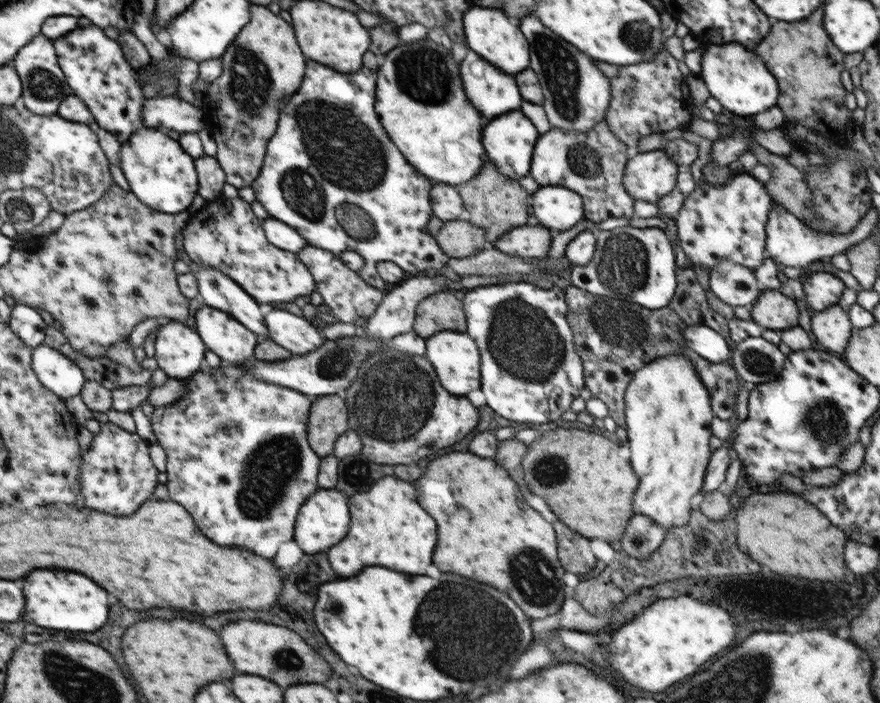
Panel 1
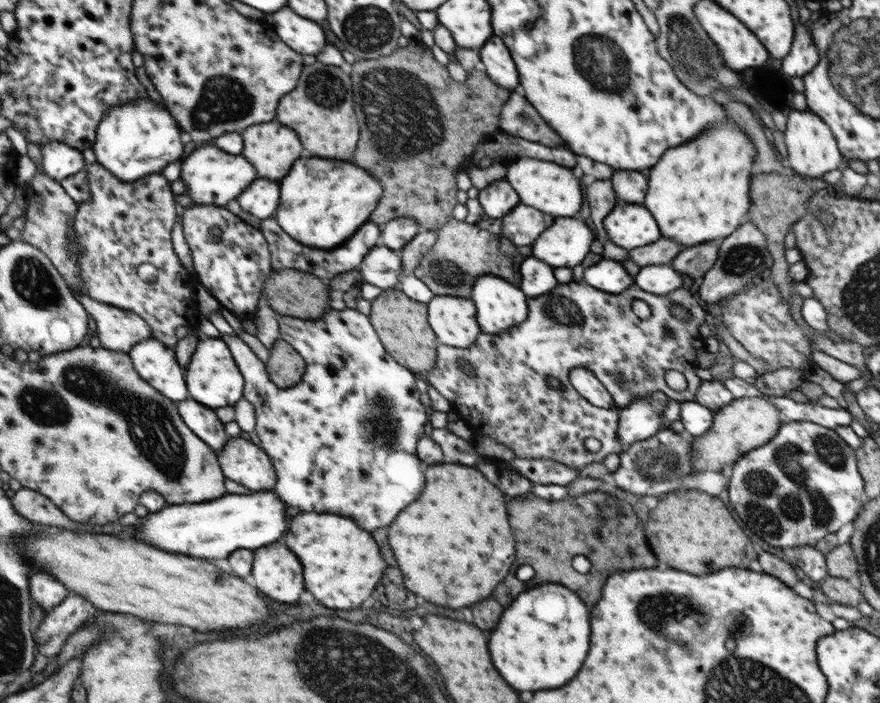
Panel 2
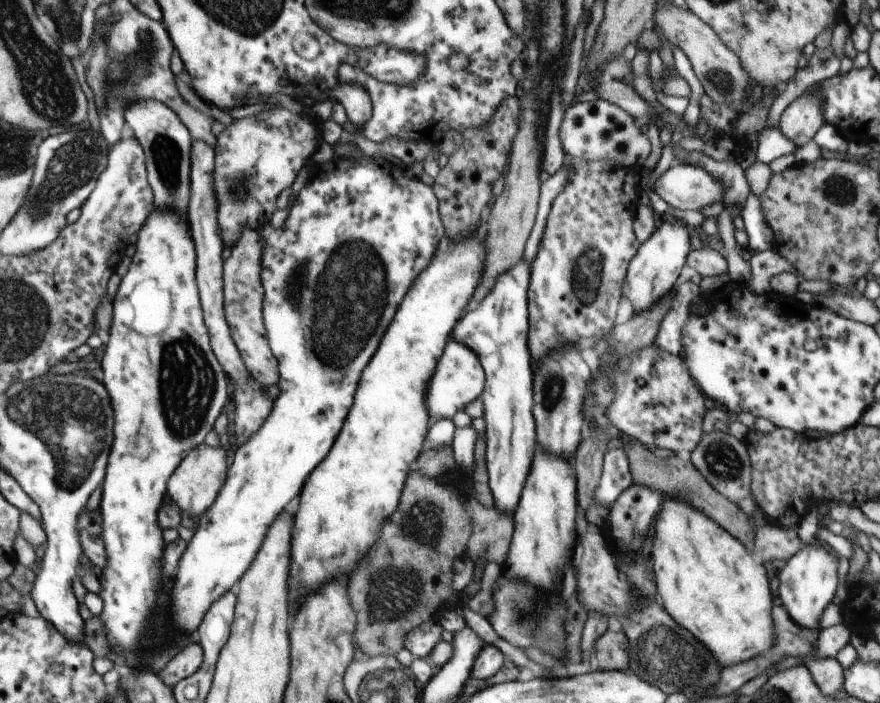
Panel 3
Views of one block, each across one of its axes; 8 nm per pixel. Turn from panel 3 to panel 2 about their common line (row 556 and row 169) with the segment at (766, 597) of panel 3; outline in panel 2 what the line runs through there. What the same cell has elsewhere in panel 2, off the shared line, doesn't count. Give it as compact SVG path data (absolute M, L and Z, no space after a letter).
M732 119L720 121L692 142L666 150L651 167L646 194L646 208L656 218L662 236L682 246L730 236L750 209L754 157L754 144Z

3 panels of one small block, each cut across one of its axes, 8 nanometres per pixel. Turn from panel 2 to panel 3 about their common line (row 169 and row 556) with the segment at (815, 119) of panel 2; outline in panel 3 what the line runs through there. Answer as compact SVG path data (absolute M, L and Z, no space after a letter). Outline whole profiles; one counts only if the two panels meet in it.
M804 545L778 574L780 600L795 624L806 629L819 628L819 619L833 602L838 590L839 558L826 545Z

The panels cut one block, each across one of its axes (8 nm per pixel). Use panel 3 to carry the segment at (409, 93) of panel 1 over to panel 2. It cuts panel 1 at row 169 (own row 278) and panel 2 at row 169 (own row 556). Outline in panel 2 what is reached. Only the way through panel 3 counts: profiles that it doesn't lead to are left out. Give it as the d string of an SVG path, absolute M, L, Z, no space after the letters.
M300 158L280 182L280 204L273 216L280 228L301 244L332 249L345 243L369 220L382 196L381 183L352 162Z

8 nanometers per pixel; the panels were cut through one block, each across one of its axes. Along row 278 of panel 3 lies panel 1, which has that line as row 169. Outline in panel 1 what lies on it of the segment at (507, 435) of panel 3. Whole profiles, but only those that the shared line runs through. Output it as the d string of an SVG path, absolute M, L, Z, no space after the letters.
M520 110L510 111L506 114L485 123L482 130L482 145L486 151L484 163L490 161L496 164L504 176L508 178L524 178L531 170L533 149L539 138L539 132L534 123Z

